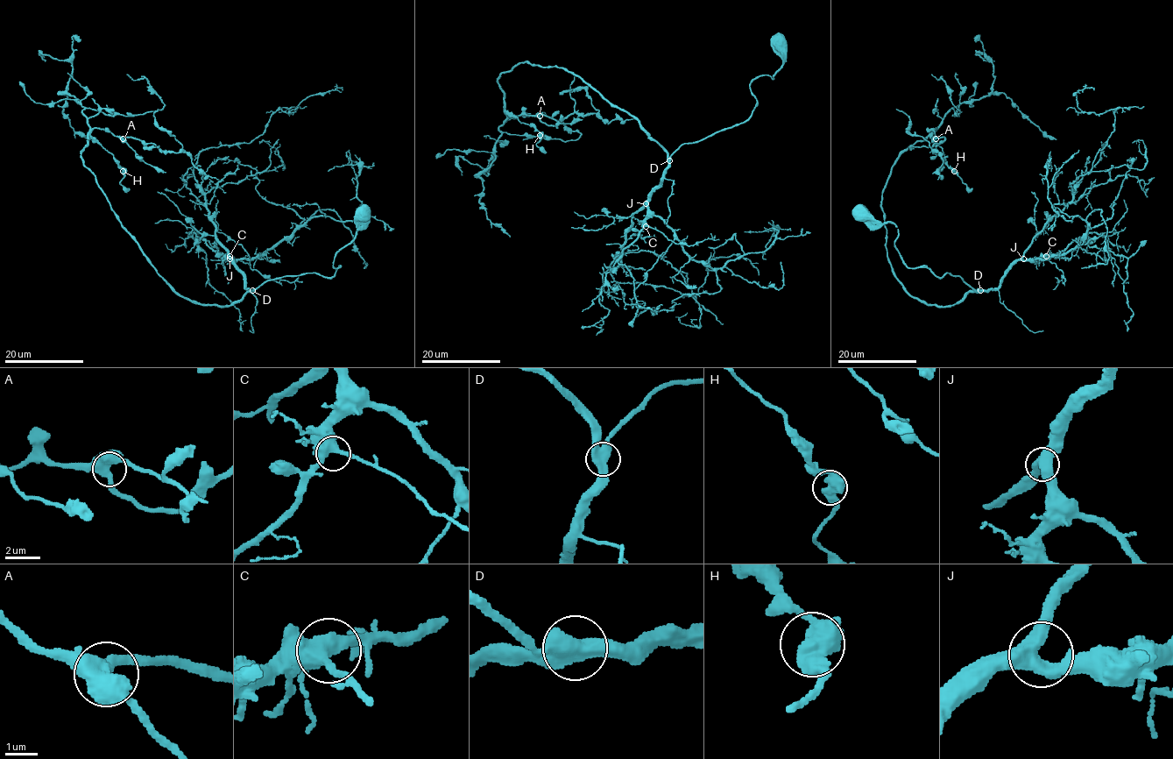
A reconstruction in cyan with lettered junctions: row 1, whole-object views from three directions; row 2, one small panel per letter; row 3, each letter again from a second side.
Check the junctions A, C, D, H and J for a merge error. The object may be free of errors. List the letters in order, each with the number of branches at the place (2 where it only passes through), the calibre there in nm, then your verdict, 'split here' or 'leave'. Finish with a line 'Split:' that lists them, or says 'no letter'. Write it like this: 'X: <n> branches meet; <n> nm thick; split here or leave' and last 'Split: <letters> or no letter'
A: 3 branches meet; 440 nm thick; leave
C: 3 branches meet; 460 nm thick; leave
D: 3 branches meet; 480 nm thick; leave
H: 3 branches meet; 480 nm thick; leave
J: 3 branches meet; 500 nm thick; leave
Split: no letter

